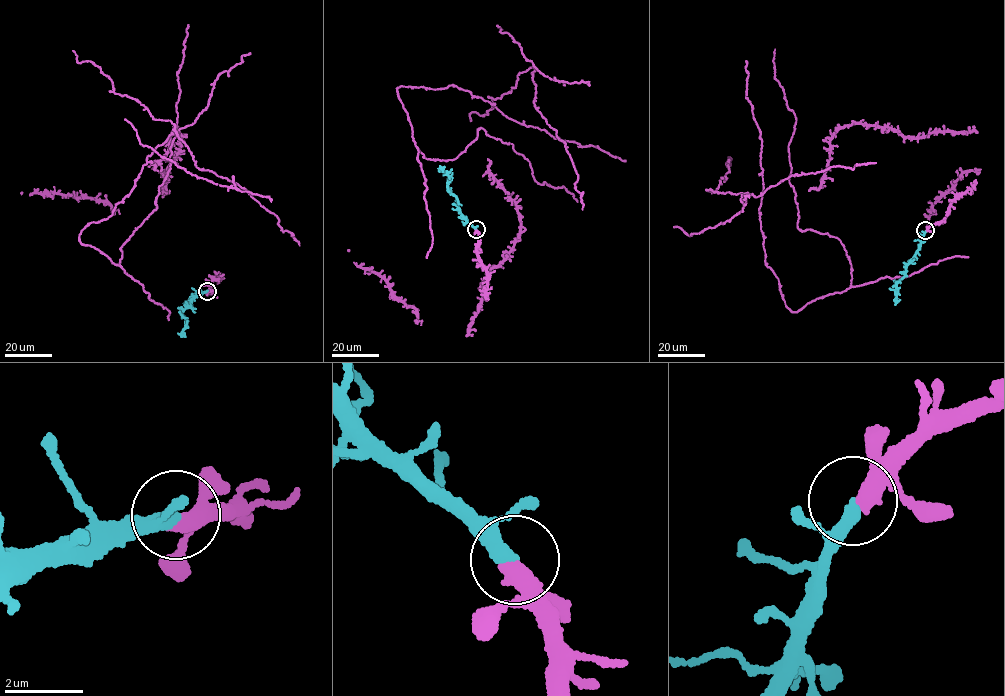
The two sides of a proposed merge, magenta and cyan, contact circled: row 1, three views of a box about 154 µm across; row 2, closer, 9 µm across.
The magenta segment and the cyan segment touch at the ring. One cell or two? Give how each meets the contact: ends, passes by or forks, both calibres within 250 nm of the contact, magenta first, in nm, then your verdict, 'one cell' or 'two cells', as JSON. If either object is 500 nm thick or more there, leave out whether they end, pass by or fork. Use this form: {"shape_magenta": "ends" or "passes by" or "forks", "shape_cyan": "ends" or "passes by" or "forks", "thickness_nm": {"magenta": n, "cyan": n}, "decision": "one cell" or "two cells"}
{"shape_magenta": "passes by", "shape_cyan": "passes by", "thickness_nm": {"magenta": 340, "cyan": 280}, "decision": "one cell"}

